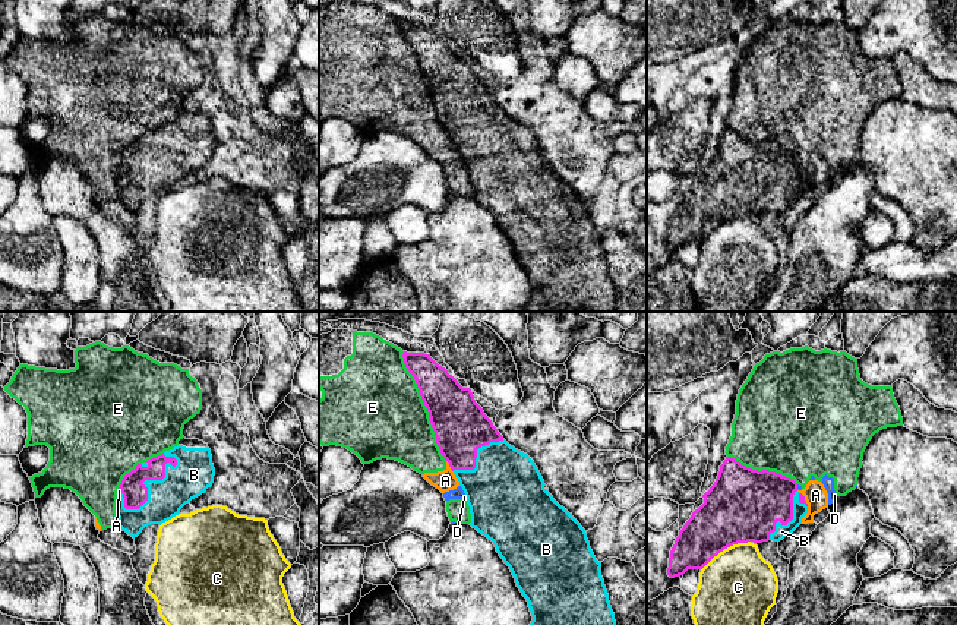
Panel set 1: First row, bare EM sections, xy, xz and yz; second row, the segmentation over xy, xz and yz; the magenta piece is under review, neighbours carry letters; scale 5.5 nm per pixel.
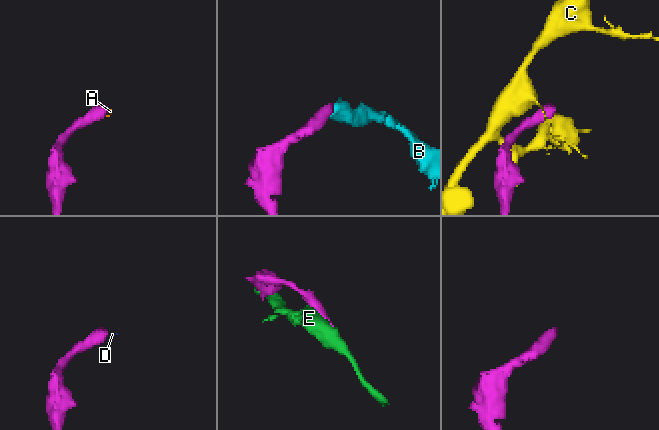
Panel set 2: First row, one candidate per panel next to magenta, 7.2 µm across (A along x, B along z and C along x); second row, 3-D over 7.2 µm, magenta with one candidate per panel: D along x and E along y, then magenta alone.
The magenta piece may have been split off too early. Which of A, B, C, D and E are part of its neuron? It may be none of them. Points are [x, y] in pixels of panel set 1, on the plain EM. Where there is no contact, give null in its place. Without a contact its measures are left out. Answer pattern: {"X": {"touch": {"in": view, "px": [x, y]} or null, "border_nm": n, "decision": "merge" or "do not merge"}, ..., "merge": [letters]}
{"A": {"touch": {"in": "xz", "px": [449, 138]}, "border_nm": 80, "decision": "do not merge"}, "B": {"touch": {"in": "xy", "px": [147, 151]}, "border_nm": 400, "decision": "merge"}, "C": {"touch": {"in": "yz", "px": [725, 220]}, "border_nm": 320, "decision": "do not merge"}, "D": {"touch": {"in": "yz", "px": [796, 160]}, "border_nm": 40, "decision": "do not merge"}, "E": {"touch": {"in": "xz", "px": [425, 76]}, "border_nm": 650, "decision": "do not merge"}, "merge": ["B"]}

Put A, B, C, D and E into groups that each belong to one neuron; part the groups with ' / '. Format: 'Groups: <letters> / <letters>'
Groups: A D E / B / C

